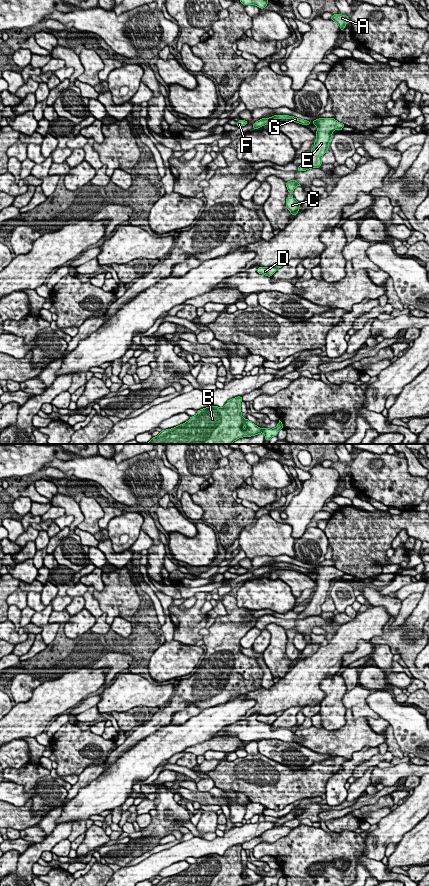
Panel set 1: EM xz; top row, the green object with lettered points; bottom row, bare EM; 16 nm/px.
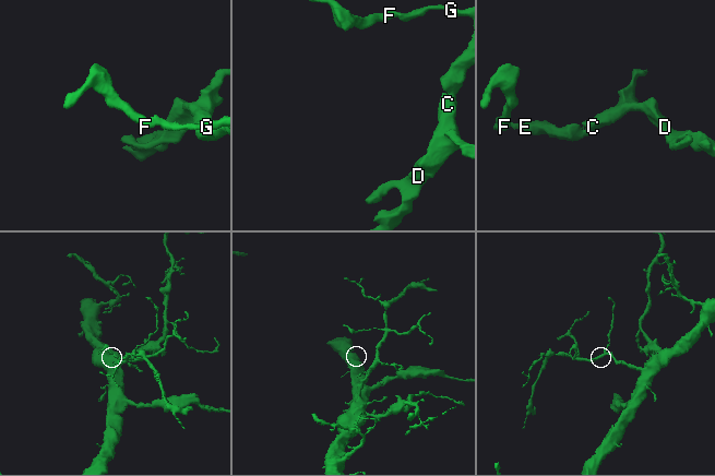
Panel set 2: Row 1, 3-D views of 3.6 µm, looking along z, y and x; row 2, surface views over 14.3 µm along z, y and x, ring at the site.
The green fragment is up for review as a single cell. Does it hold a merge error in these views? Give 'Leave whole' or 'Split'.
Leave whole

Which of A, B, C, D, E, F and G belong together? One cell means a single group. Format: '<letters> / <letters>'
A B C D E F G

